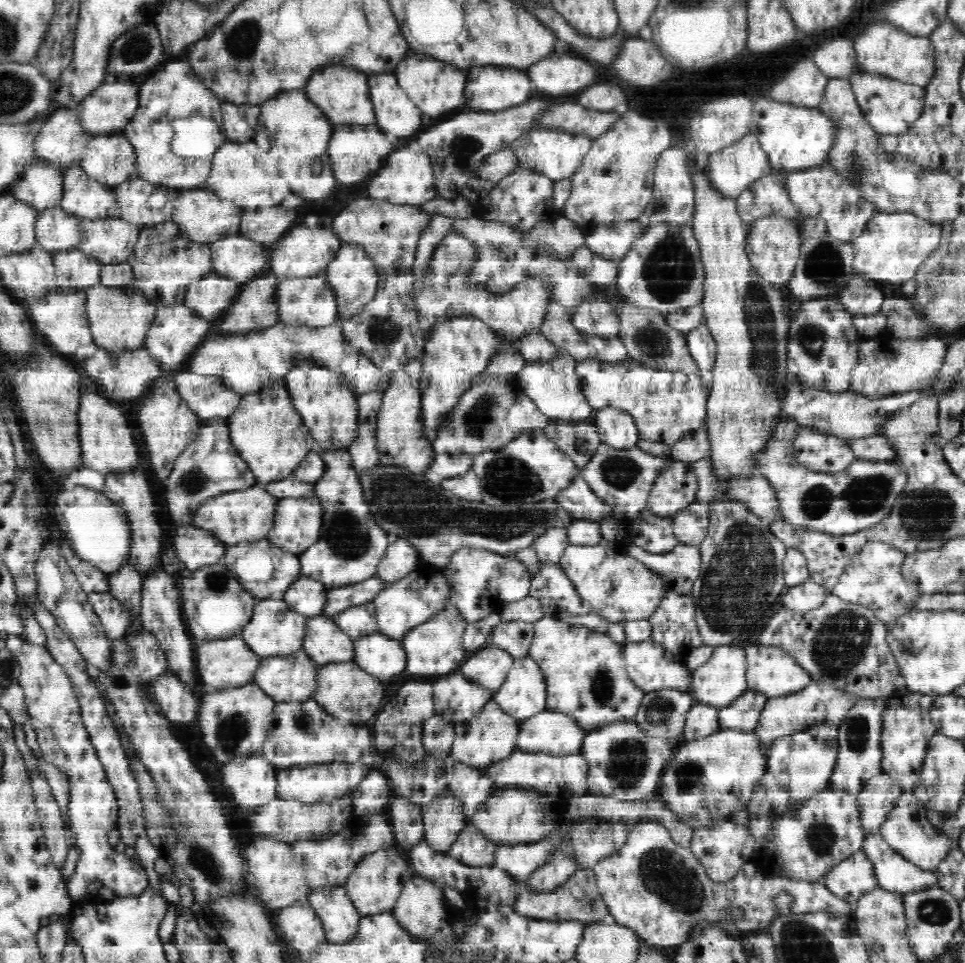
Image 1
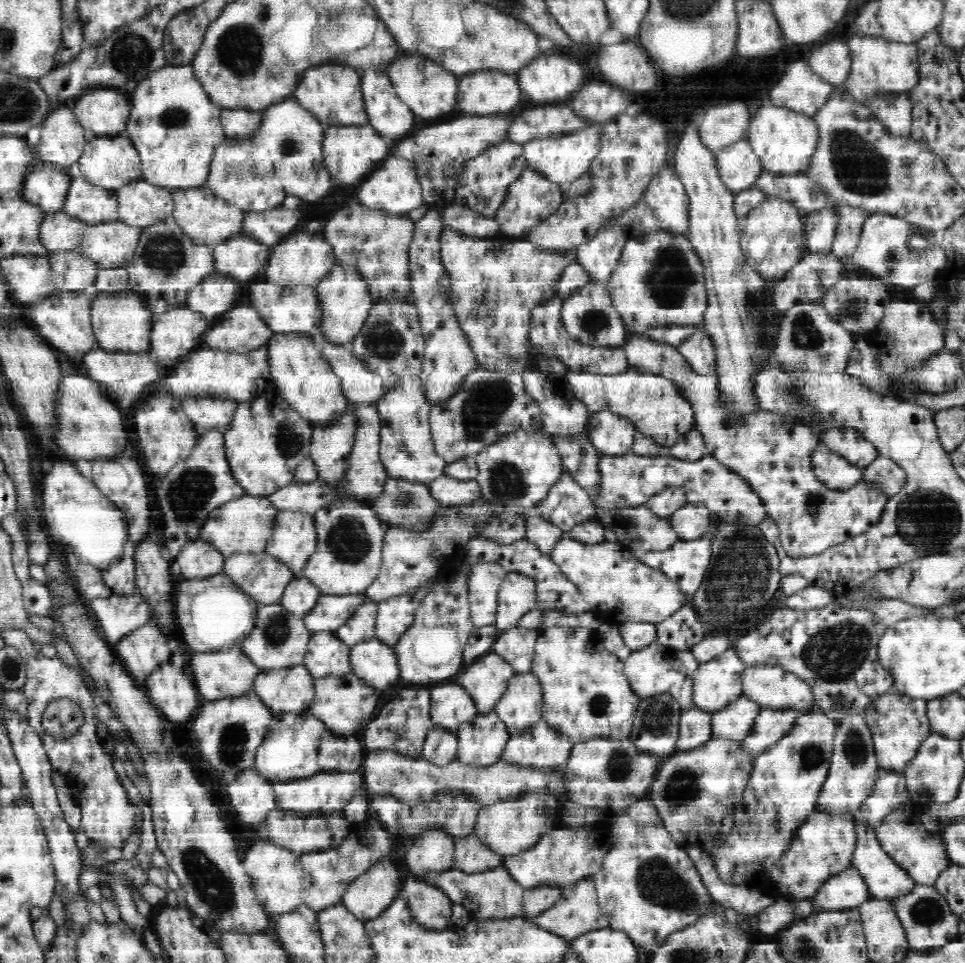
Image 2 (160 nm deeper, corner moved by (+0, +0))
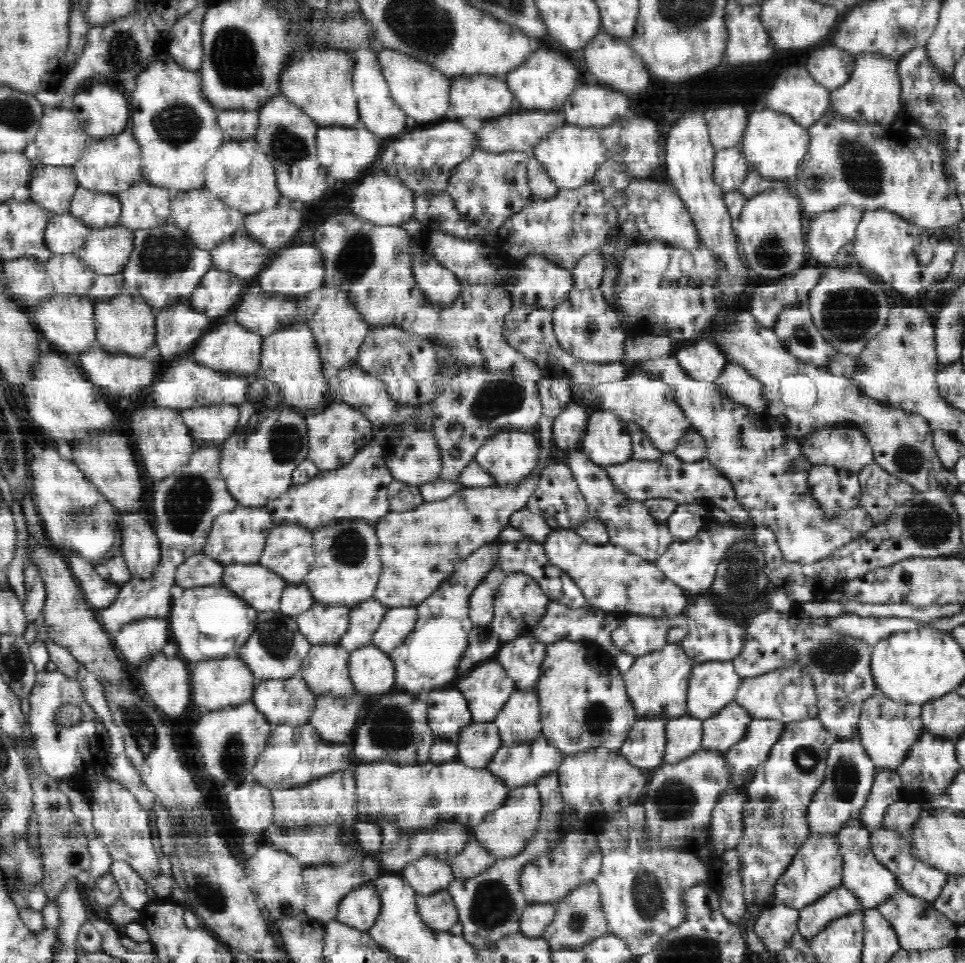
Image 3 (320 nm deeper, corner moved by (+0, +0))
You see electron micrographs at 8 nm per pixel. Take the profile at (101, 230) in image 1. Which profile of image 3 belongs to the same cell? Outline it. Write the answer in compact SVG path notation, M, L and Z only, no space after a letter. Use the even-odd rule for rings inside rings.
M124 225L93 227L82 248L76 254L96 275L116 275L123 272L135 242L134 231Z

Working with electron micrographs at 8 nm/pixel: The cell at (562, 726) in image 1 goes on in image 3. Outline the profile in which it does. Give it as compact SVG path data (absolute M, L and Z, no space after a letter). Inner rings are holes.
M542 735L530 743L502 747L485 768L512 789L535 784L541 777L557 773L564 758Z

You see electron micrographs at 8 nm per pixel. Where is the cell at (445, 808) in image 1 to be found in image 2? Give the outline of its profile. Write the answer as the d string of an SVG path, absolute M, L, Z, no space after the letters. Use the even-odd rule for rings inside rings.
M438 827L428 829L424 836L417 837L413 843L406 854L406 868L417 880L421 880L426 871L446 871L453 868L455 839L448 831Z

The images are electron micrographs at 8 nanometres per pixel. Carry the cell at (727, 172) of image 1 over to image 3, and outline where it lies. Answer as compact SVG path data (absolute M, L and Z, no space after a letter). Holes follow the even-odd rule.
M740 146L716 152L713 162L713 181L721 186L724 192L738 190L750 172L749 159L742 154Z

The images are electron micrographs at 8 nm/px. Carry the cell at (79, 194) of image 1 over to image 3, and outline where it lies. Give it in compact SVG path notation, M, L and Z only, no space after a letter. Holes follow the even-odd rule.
M78 186L69 212L90 228L116 226L119 224L121 204L117 195Z

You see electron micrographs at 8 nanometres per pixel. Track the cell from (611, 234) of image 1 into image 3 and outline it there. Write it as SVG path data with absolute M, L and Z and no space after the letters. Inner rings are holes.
M600 250L592 251L576 264L573 268L574 286L576 290L588 288L594 290L600 287L606 269L605 254Z

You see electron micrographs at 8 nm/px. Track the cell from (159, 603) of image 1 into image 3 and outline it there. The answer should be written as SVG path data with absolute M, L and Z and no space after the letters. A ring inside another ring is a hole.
M144 512L122 513L121 515L121 556L125 558L131 575L148 580L152 578L161 562L161 542L151 527L150 520L144 519Z

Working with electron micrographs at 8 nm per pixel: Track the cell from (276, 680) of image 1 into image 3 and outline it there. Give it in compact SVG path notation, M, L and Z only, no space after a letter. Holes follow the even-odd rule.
M300 672L290 678L262 680L255 686L253 703L271 726L303 726L311 720L317 697Z

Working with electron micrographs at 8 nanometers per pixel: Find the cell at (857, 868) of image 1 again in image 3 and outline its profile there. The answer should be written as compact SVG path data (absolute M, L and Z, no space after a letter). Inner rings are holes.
M840 884L838 887L832 887L816 902L799 910L797 930L808 940L832 919L863 910L856 893Z

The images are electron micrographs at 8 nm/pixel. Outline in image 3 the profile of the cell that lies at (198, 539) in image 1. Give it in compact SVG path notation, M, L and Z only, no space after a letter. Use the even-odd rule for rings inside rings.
M204 551L188 555L178 566L175 584L186 590L188 587L220 584L225 565L210 558Z

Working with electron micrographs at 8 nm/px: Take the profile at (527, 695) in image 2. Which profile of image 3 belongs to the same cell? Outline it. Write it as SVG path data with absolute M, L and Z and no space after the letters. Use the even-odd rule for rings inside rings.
M515 689L495 719L502 747L530 743L542 736L539 698L534 689Z

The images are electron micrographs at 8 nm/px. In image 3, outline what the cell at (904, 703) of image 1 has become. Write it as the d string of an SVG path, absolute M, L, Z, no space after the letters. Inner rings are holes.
M880 692L868 698L862 705L858 724L858 736L864 744L866 752L869 752L872 763L878 768L895 769L909 756L925 732L921 718L923 705L918 703L902 703L886 698Z

